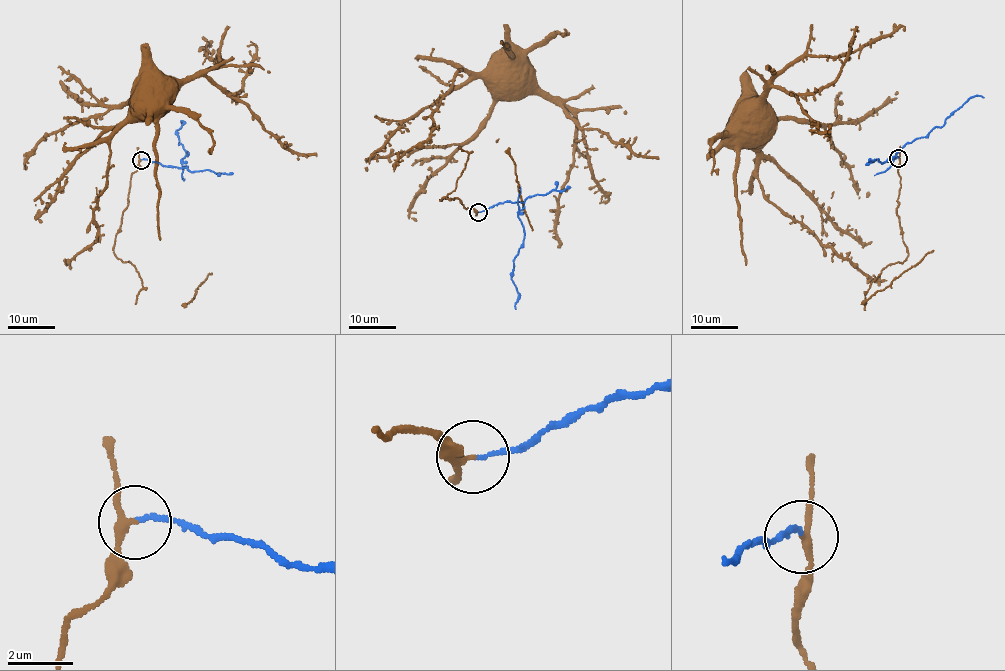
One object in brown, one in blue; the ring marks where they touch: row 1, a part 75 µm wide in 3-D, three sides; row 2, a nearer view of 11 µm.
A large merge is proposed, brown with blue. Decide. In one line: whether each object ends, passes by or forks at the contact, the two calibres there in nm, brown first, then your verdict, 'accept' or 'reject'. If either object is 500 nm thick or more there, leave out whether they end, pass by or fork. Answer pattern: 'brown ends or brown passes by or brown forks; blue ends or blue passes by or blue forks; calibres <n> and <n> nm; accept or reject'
brown passes by; blue ends; calibres 200 and 120 nm; reject

